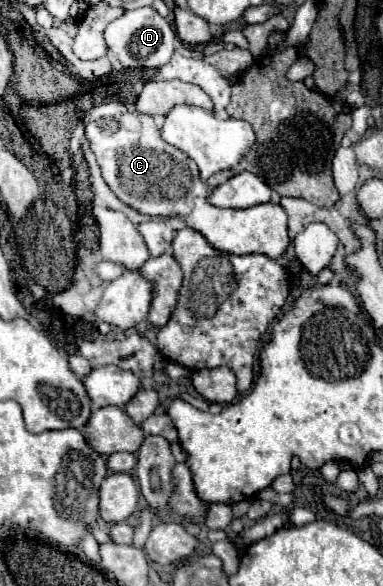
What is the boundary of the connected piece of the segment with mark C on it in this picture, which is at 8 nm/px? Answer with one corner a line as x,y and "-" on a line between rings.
110,100
94,106
80,118
104,182
126,206
148,216
178,216
186,222
186,226
198,230
216,250
228,254
266,254
278,260
286,252
290,238
286,226
288,218
282,206
266,202
250,208
218,208
210,204
210,194
200,178
196,162
182,150
170,146
160,136
154,118
148,114
138,116
142,122
140,130
124,128
120,118
126,112
126,104

